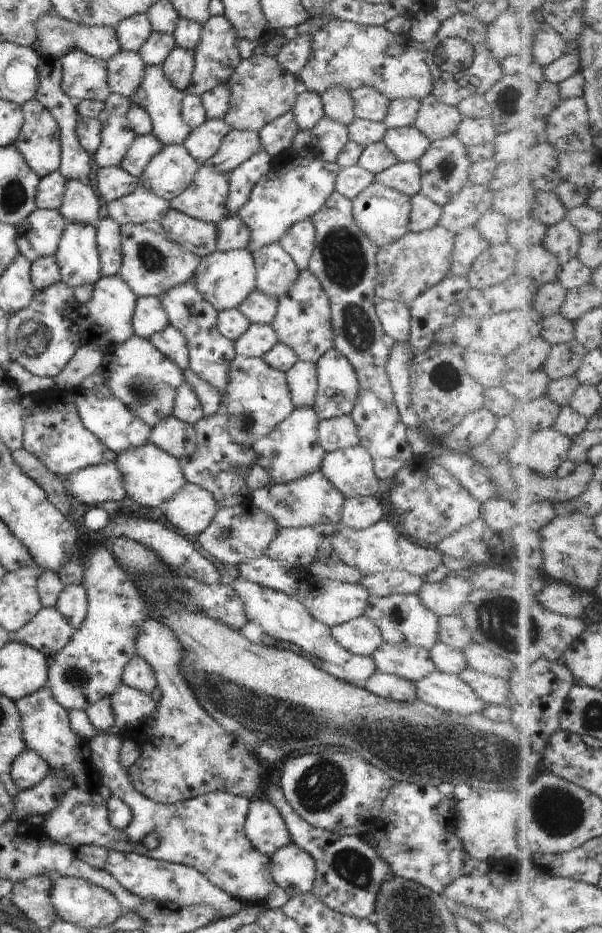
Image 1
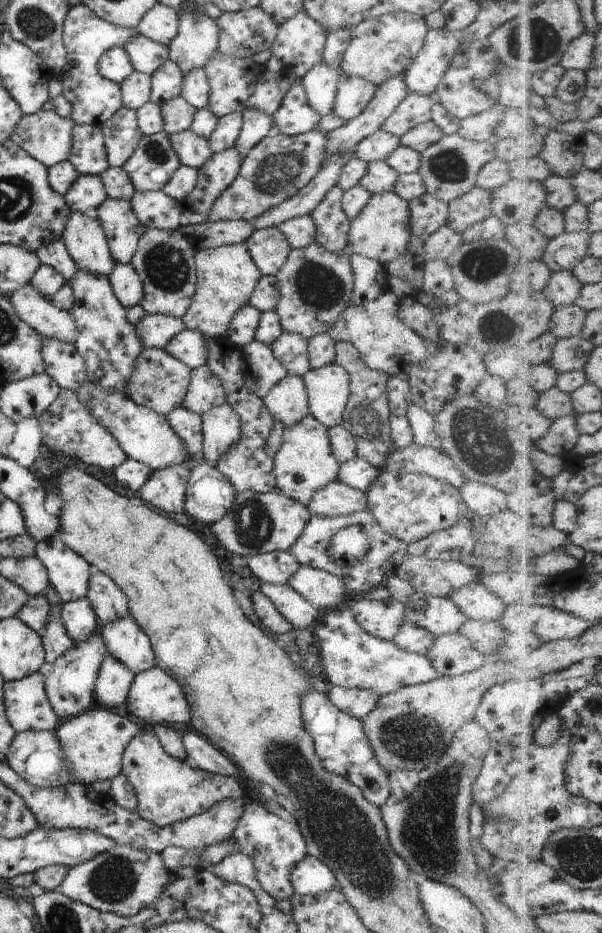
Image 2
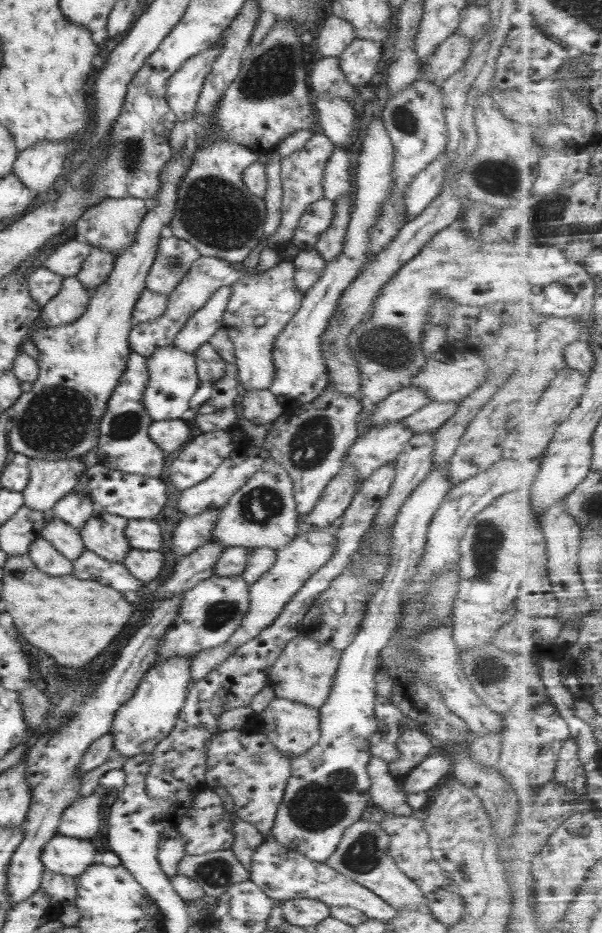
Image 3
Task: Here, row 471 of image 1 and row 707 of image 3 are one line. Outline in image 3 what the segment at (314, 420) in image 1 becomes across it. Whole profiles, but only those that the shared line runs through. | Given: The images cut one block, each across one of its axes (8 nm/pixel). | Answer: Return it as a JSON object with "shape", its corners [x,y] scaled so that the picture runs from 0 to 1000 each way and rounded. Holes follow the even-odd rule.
{"shape":[[[453,747],[445,757],[427,764],[434,778],[434,785],[453,796],[473,810],[493,811],[507,807],[510,803],[527,796],[530,792],[530,764],[527,760],[513,756],[502,756],[480,749]]]}

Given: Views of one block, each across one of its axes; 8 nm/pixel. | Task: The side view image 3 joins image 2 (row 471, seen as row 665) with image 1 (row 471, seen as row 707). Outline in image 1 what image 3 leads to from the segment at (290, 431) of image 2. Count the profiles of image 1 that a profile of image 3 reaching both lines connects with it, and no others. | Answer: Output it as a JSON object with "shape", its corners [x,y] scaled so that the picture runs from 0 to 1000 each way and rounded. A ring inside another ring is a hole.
{"shape":[[[527,503],[500,510],[500,512],[493,512],[493,514],[487,514],[487,517],[473,517],[470,521],[467,519],[463,521],[445,519],[420,525],[415,529],[414,540],[445,551],[447,555],[455,555],[462,566],[497,566],[527,564],[533,561],[563,561],[570,535],[568,529],[563,529]]]}

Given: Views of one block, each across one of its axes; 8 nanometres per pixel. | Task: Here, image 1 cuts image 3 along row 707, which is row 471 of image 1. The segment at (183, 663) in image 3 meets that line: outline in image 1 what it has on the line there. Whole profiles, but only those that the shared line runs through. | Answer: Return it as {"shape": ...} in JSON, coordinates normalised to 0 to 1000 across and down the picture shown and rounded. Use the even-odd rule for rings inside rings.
{"shape":[[[248,474],[228,478],[228,480],[214,480],[208,484],[191,486],[188,497],[194,499],[194,504],[208,517],[204,523],[208,523],[211,534],[231,542],[267,543],[294,525],[301,525],[301,521],[309,517],[301,508],[301,502],[294,497],[294,492]]]}

